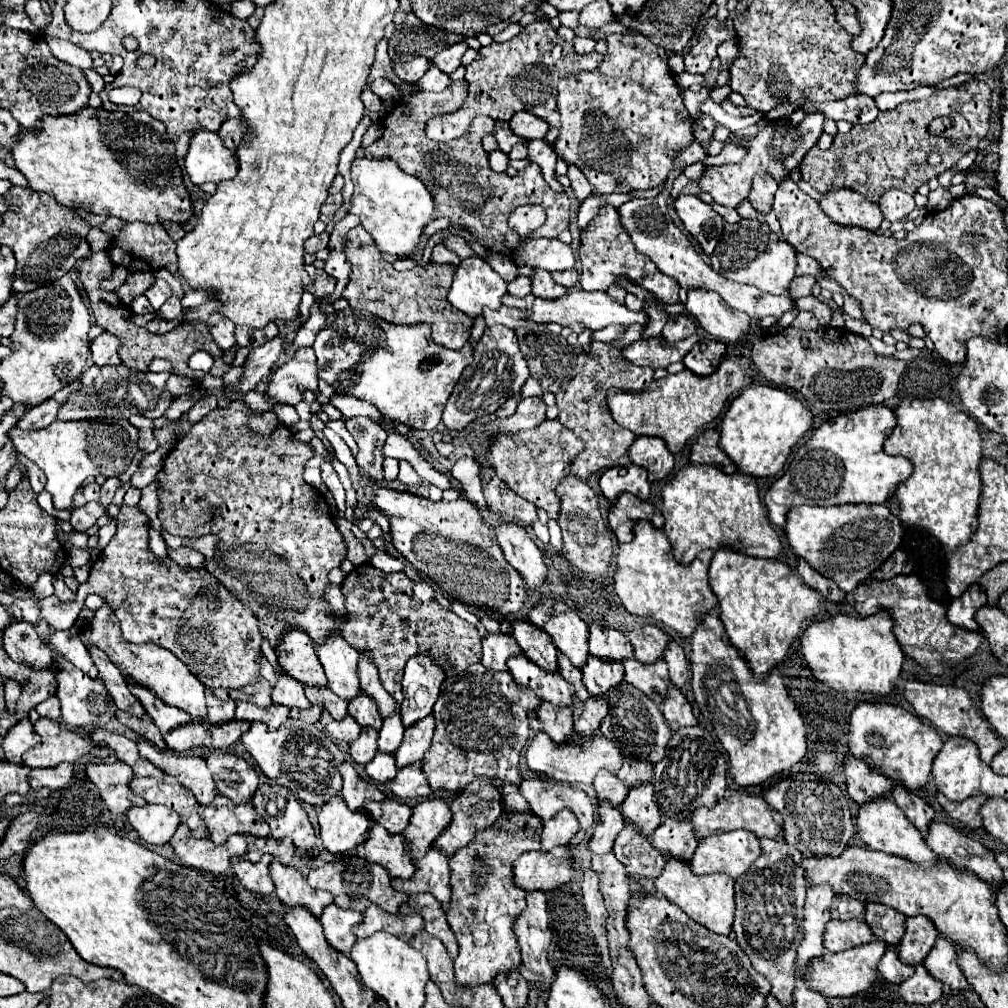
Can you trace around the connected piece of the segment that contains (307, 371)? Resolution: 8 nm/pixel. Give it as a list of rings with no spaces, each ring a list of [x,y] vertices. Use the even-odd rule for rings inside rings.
[[[293,358],[271,374],[265,394],[273,402],[295,406],[297,402],[303,400],[299,386],[317,392],[317,364],[303,364]]]

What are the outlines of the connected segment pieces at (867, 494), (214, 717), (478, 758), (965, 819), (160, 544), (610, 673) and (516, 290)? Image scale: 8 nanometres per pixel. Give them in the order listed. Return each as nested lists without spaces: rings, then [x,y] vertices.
[[[869,406],[821,424],[795,452],[785,474],[765,492],[769,520],[777,526],[785,526],[787,512],[801,504],[885,504],[889,494],[913,472],[913,464],[907,458],[893,458],[883,450],[895,422],[893,410]]]
[[[205,688],[205,694],[207,694],[207,708],[209,708],[207,722],[211,722],[211,724],[221,724],[221,722],[229,722],[229,720],[233,720],[235,704],[227,704],[227,702],[215,700],[209,688]]]
[[[469,666],[463,676],[445,678],[441,696],[433,708],[435,736],[421,760],[423,774],[433,790],[463,792],[475,778],[499,778],[505,784],[521,784],[519,756],[529,740],[529,710],[539,710],[541,700],[513,686],[509,672]]]
[[[937,794],[937,802],[941,804],[941,808],[953,818],[953,820],[959,820],[961,824],[965,824],[967,828],[979,828],[983,822],[981,822],[981,816],[979,816],[979,808],[985,804],[985,796],[973,796],[973,798],[967,798],[965,802],[949,802],[943,794]]]
[[[152,527],[149,530],[148,545],[152,553],[159,558],[162,558],[167,554],[167,544],[162,539],[161,534]]]
[[[589,656],[589,662],[583,666],[583,684],[591,696],[605,696],[611,688],[619,686],[623,680],[623,664],[605,666],[597,658]]]
[[[517,276],[517,280],[509,282],[509,294],[511,296],[519,296],[519,298],[525,298],[531,294],[531,280],[527,276]]]

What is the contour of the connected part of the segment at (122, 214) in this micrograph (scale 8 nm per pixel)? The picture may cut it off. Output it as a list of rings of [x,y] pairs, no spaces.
[[[85,108],[85,110],[79,110],[79,114],[71,114],[71,116],[65,116],[65,118],[41,118],[41,126],[35,130],[35,132],[21,132],[19,134],[19,140],[17,140],[17,146],[13,148],[13,158],[15,158],[15,164],[17,164],[17,170],[21,174],[25,174],[25,178],[29,180],[29,186],[37,192],[49,192],[53,194],[63,206],[69,206],[69,208],[81,208],[81,210],[87,210],[87,212],[93,212],[93,214],[99,214],[99,216],[117,216],[125,222],[145,222],[145,224],[161,224],[161,222],[177,222],[177,224],[187,224],[191,218],[193,218],[193,202],[191,202],[191,196],[189,196],[189,190],[185,188],[183,184],[183,174],[181,174],[181,168],[177,164],[177,158],[175,158],[175,146],[173,142],[169,142],[167,134],[165,134],[165,126],[161,126],[161,122],[157,122],[155,118],[151,118],[149,114],[145,112],[135,112],[135,114],[127,114],[127,112],[107,112],[103,108]]]

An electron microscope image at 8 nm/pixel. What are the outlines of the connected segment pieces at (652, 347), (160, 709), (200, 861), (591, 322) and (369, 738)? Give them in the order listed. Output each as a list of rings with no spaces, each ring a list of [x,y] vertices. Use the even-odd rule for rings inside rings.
[[[695,334],[685,342],[677,342],[677,346],[665,346],[661,338],[651,340],[637,340],[621,350],[621,356],[635,364],[635,366],[649,366],[649,368],[667,368],[673,362],[681,362],[683,356],[691,350],[691,346],[699,340]]]
[[[129,686],[129,690],[131,690],[133,696],[139,698],[139,702],[147,710],[147,714],[153,718],[153,722],[159,728],[161,734],[167,734],[173,728],[179,728],[179,726],[185,726],[185,724],[191,722],[189,714],[185,714],[183,710],[177,710],[177,708],[165,704],[165,702],[161,702],[151,690],[145,690],[141,686]]]
[[[179,824],[169,844],[173,846],[175,854],[181,858],[181,864],[215,874],[227,872],[229,860],[233,856],[243,856],[247,852],[245,836],[233,836],[225,844],[213,844],[211,840],[193,838],[185,824]]]
[[[571,290],[565,298],[557,298],[557,302],[541,302],[541,298],[535,298],[529,320],[541,322],[541,324],[557,322],[557,324],[567,326],[567,328],[571,328],[573,332],[581,334],[585,328],[589,328],[589,330],[601,330],[601,328],[607,328],[607,326],[611,326],[611,324],[615,324],[615,326],[647,324],[647,322],[649,322],[649,316],[647,316],[645,310],[639,310],[639,312],[629,310],[625,304],[619,304],[617,300],[613,300],[607,292]]]
[[[363,728],[361,736],[349,746],[351,760],[357,764],[369,764],[373,756],[377,754],[377,730],[373,728]]]

